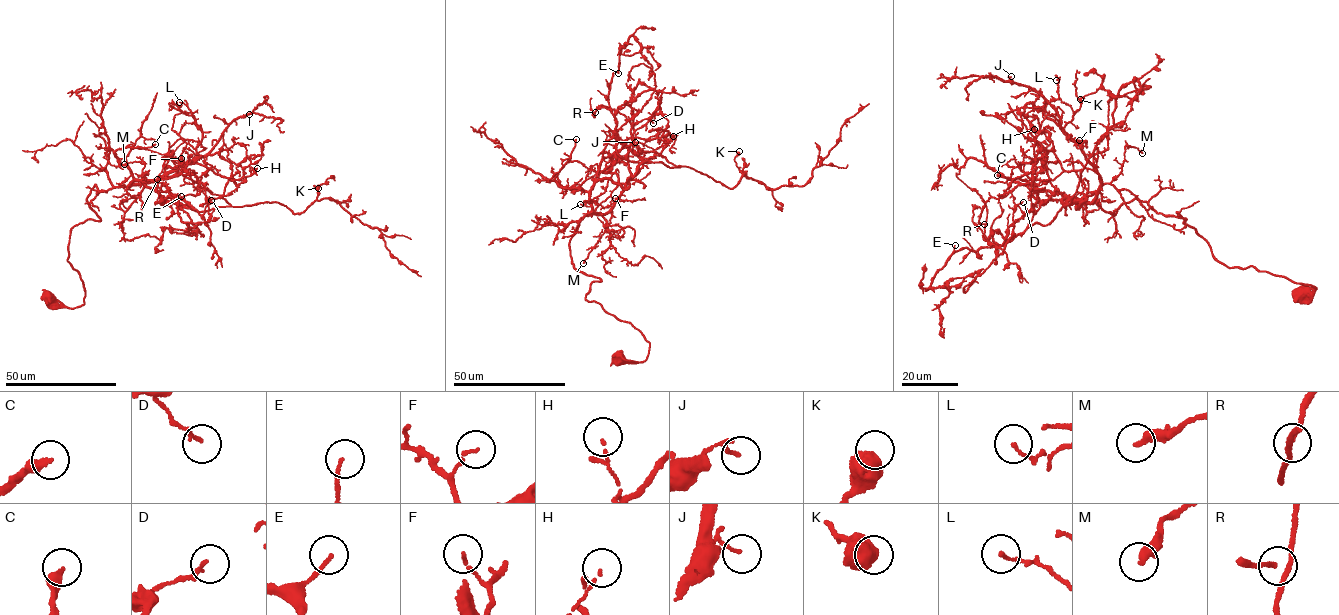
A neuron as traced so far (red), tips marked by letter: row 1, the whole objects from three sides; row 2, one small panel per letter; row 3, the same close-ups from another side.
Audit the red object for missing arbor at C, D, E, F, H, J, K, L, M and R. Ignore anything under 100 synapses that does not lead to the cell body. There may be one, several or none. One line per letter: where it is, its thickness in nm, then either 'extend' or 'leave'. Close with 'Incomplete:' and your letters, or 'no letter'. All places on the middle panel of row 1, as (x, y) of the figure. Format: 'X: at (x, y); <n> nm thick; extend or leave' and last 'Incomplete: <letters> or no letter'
C: at (576, 139); 380 nm thick; leave
D: at (653, 123); 140 nm thick; leave
E: at (618, 73); 110 nm thick; leave
F: at (615, 198); 100 nm thick; leave
H: at (673, 136); 90 nm thick; leave
J: at (635, 142); 80 nm thick; leave
K: at (739, 151); 700 nm thick; leave
L: at (580, 204); 100 nm thick; leave
M: at (583, 263); 280 nm thick; leave
R: at (595, 112); 130 nm thick; leave
Incomplete: no letter

